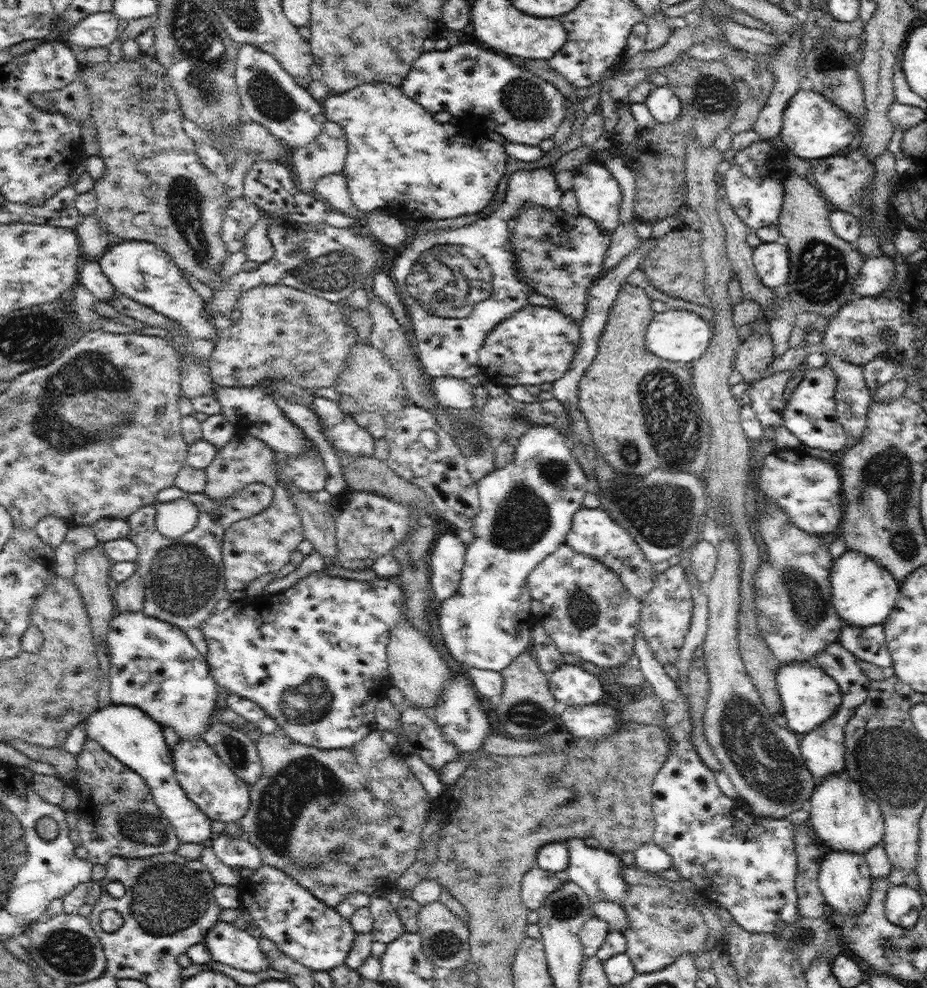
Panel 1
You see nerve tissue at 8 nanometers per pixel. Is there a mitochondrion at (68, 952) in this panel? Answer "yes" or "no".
yes

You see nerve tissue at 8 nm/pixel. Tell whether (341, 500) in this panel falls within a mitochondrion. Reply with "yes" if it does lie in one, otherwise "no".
no

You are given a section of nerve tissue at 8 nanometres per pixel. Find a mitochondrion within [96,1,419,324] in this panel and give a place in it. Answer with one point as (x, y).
(185, 201)

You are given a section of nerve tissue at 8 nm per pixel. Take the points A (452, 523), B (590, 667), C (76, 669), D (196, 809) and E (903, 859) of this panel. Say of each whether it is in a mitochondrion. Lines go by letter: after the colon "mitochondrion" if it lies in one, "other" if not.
A: other
B: other
C: mitochondrion
D: other
E: other

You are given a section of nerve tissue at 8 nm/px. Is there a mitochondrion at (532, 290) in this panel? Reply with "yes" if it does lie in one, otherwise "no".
no

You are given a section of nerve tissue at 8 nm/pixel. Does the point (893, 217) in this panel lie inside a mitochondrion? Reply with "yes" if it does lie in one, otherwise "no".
no

